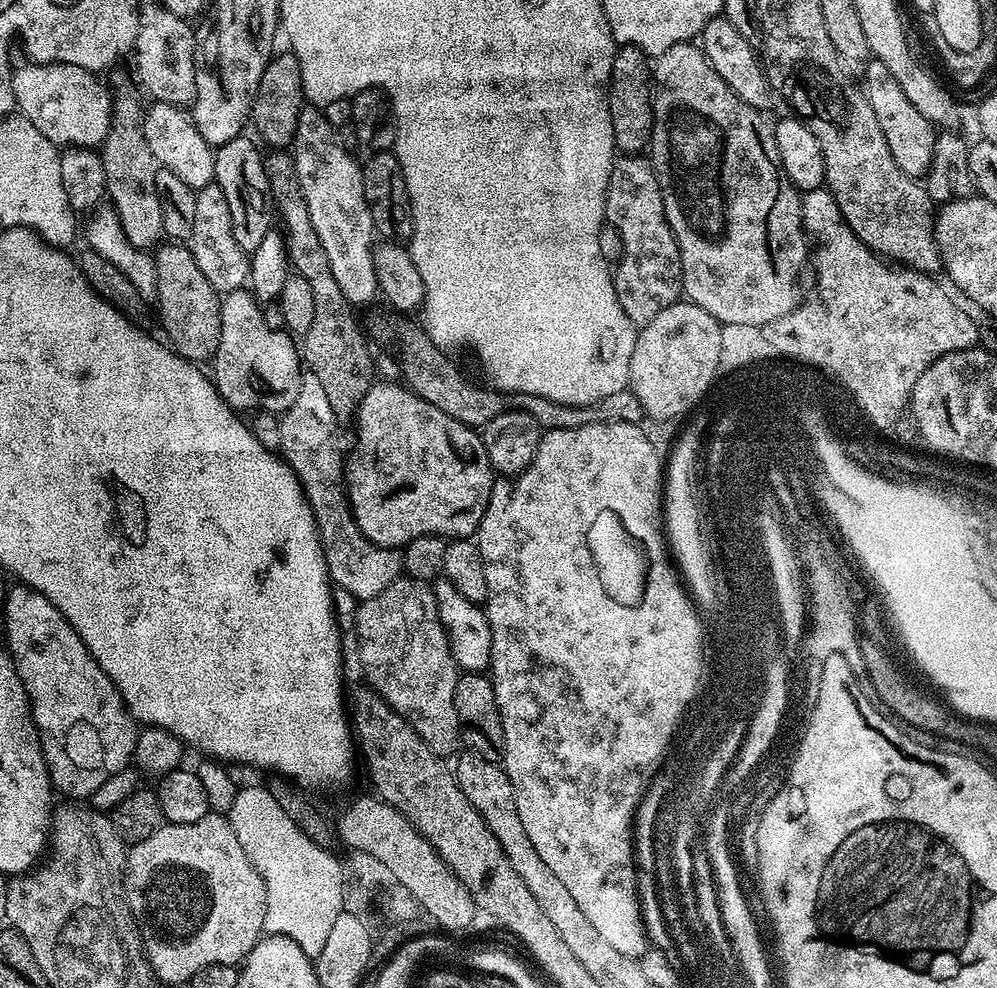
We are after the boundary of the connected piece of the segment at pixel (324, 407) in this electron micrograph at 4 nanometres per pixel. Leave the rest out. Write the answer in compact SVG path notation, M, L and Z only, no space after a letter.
M309 370L303 371L298 397L280 418L280 448L314 514L329 579L356 596L357 601L363 602L376 597L399 577L403 569L403 555L399 549L382 548L370 543L358 530L348 504L344 479L346 464L342 452L340 456L336 448L334 426L336 419L319 379Z

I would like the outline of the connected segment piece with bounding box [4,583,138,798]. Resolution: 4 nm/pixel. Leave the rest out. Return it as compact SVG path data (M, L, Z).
M17 583L15 587L9 590L8 597L4 600L4 636L8 639L6 641L8 655L12 657L14 666L22 678L22 686L28 695L28 704L32 708L32 721L36 724L36 729L40 735L40 745L44 751L44 761L48 767L48 777L52 780L53 789L57 793L65 792L68 795L65 797L91 798L94 790L98 790L98 786L102 786L102 782L106 782L106 778L110 778L110 774L118 774L118 770L129 767L133 763L136 755L136 738L138 735L137 721L133 720L131 712L124 704L122 694L116 689L112 679L105 674L102 666L98 666L98 662L90 654L90 650L86 650L82 638L78 638L74 626L70 626L70 622L66 622L63 614L42 594L38 594L26 584Z

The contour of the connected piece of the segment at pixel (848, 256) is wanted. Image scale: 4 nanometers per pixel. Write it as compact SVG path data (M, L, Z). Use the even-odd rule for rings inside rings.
M821 186L815 188L813 192L803 193L800 198L800 209L802 210L804 230L815 241L814 251L810 256L810 264L811 267L816 267L814 269L814 275L820 279L820 292L824 292L824 304L828 304L828 316L832 316L832 336L824 336L823 362L832 364L832 368L836 368L836 378L842 378L847 380L848 384L851 384L851 387L855 389L853 396L860 396L860 400L864 400L864 407L868 408L868 415L872 416L873 420L876 420L877 423L882 422L884 424L895 425L902 417L906 402L912 399L912 391L918 382L918 378L922 378L922 374L928 368L926 362L934 363L938 359L938 354L942 354L942 346L946 346L951 352L956 352L956 346L970 348L970 342L978 342L974 339L974 332L978 332L978 330L972 330L970 328L970 322L974 318L966 318L966 314L960 318L960 314L956 314L956 312L963 310L965 305L957 301L952 301L953 293L947 287L944 289L936 281L936 278L933 278L929 273L915 272L913 268L905 268L903 266L891 266L881 259L881 257L877 256L876 253L871 252L856 237L854 230L850 230L850 226L844 221L842 214L838 210L838 202L833 198L832 193L828 191L827 187Z

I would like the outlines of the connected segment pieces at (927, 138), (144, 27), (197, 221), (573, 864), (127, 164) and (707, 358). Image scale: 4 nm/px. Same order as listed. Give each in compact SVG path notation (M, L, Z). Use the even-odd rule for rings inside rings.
M875 58L869 59L862 69L862 87L864 96L870 102L870 110L874 110L874 118L878 118L878 126L886 137L886 146L890 146L890 154L894 162L898 162L898 170L913 178L927 177L928 167L934 156L934 142L937 129L911 104L910 98L902 94L902 86Z
M141 3L138 8L140 25L136 35L136 76L139 87L162 104L191 105L196 96L196 33L187 19L176 16L163 3ZM148 91L148 92L147 92Z
M214 182L196 192L190 247L194 262L198 262L198 270L206 274L206 282L210 282L216 292L233 292L247 285L250 256L242 250L242 246L238 246L234 238L234 225L230 223L230 206L226 202L226 194L222 194Z
M606 422L605 424L591 424L590 426L578 426L577 428L550 428L541 435L537 444L536 453L531 462L523 472L519 473L515 479L500 478L493 483L492 493L488 499L486 510L482 514L482 522L477 528L474 542L482 554L482 570L486 570L486 590L488 598L486 601L486 613L489 622L490 638L492 639L492 655L490 663L490 679L494 686L494 698L498 706L498 714L502 718L502 734L504 735L504 750L502 753L502 767L506 775L510 778L510 786L514 786L514 802L518 806L518 818L522 818L522 826L526 829L526 838L530 838L530 843L534 845L534 850L538 850L538 858L554 870L558 877L558 882L570 890L574 902L578 902L578 910L586 914L590 926L609 946L614 946L618 954L640 958L649 951L650 941L645 933L644 920L641 916L641 902L637 891L637 869L632 869L632 841L633 837L626 832L628 828L628 812L632 812L632 804L636 804L636 792L640 792L640 784L644 776L648 776L648 764L660 756L665 740L668 740L668 732L672 730L672 720L676 720L676 712L686 706L693 696L692 684L696 684L696 656L700 656L700 640L696 640L696 619L692 618L690 628L684 628L678 632L678 620L672 620L668 626L668 600L670 600L670 570L673 563L667 561L668 548L666 545L665 529L665 509L662 507L662 493L665 491L665 469L662 467L662 456L657 452L657 446L651 445L640 424L627 424L626 422Z
M135 83L120 84L112 92L112 121L104 143L99 145L102 170L106 170L107 199L116 211L118 222L126 232L126 238L135 248L152 250L164 236L162 206L158 206L156 173L158 165L150 146L146 146L146 134L142 123L142 92Z
M677 302L637 331L634 354L630 354L628 388L638 398L647 419L675 421L703 401L717 379L716 371L722 368L721 327L702 306Z

